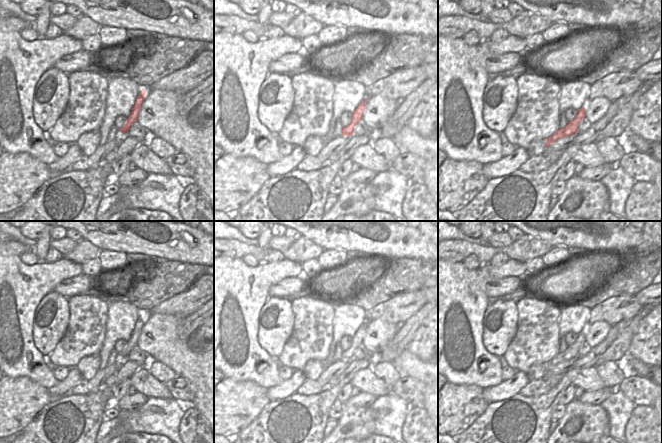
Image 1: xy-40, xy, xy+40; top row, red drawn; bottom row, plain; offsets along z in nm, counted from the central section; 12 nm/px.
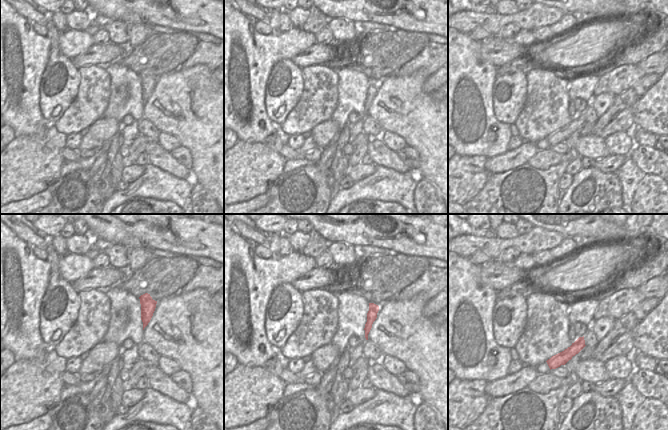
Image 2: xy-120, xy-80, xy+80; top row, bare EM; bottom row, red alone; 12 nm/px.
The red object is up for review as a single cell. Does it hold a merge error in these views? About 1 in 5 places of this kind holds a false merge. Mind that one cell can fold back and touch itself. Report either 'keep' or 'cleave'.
keep

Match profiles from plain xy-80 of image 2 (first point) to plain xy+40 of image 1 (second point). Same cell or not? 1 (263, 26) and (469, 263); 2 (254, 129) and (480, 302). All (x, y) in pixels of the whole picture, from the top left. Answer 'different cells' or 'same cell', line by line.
1: same cell
2: same cell

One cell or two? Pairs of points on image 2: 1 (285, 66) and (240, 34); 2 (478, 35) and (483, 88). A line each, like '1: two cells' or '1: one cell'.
1: two cells
2: two cells

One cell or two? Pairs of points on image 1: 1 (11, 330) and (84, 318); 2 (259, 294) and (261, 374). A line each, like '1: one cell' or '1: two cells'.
1: two cells
2: one cell

